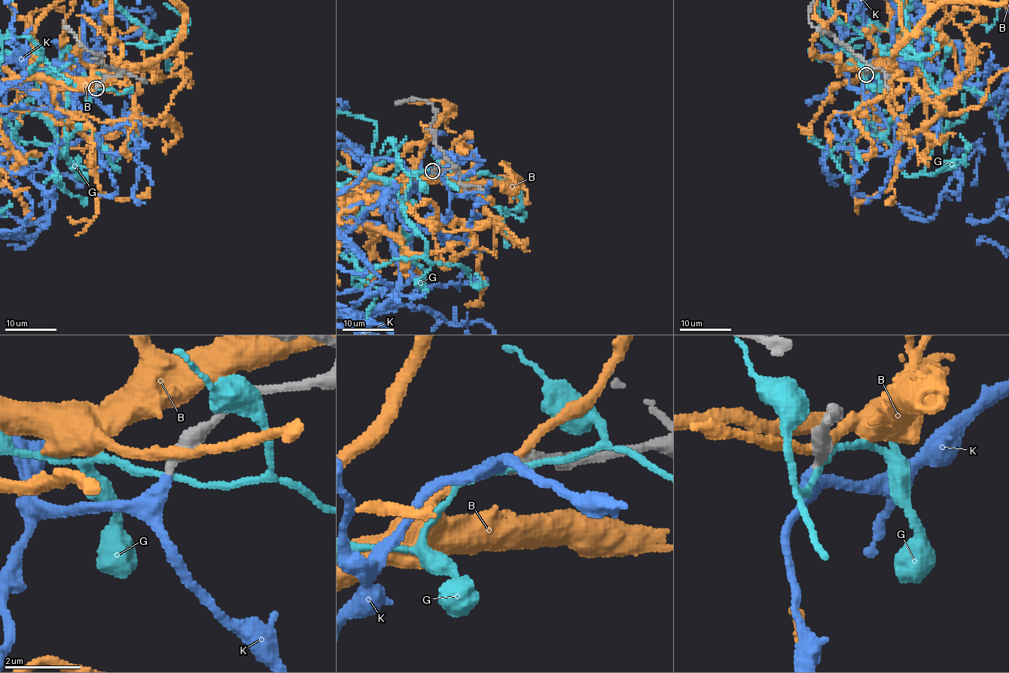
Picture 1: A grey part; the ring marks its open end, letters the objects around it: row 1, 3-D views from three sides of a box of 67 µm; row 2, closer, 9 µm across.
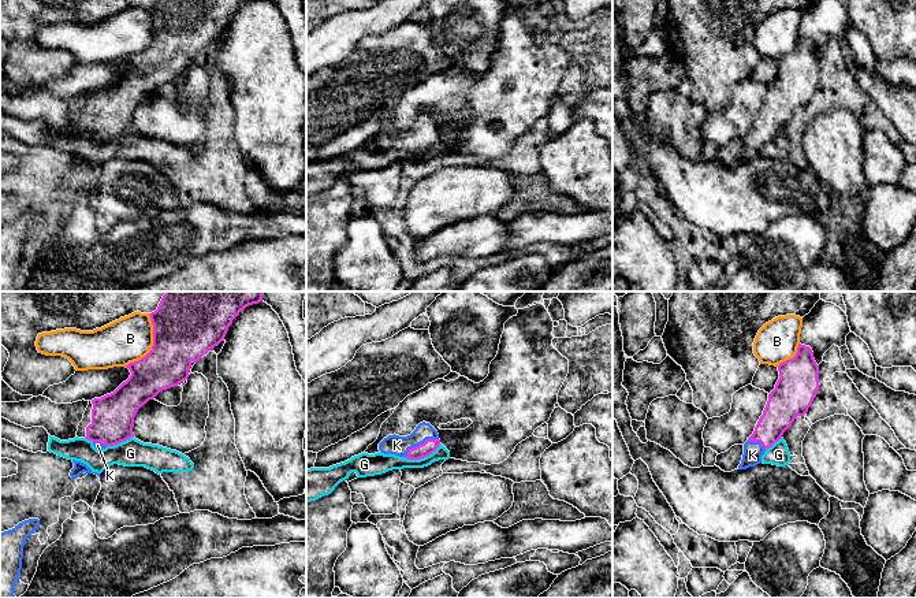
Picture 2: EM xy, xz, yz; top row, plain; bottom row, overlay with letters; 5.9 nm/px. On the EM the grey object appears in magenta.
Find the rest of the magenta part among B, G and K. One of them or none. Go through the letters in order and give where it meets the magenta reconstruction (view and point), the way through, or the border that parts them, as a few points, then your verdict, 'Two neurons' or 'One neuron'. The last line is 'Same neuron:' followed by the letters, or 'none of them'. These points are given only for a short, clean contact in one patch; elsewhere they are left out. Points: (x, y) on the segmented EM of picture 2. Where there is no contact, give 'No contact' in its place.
B: Touches magenta at xy (153, 345). Two neurons
G: Touches magenta at xz (421, 457). Boundary: xz (440, 444), (423, 457), (403, 457). Two neurons
K: Touches magenta at xz (421, 444). Path across: xz (429, 445), (421, 444), (397, 445). One neuron
Same neuron: K

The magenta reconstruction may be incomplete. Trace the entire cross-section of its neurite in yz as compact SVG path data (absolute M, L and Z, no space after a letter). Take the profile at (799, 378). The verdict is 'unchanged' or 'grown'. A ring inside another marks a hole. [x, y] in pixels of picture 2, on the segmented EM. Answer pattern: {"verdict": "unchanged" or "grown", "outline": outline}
{"verdict": "grown", "outline": "M798 343L796 356L781 363L778 371L775 389L768 394L753 434L744 443L738 469L760 464L764 452L782 439L797 416L808 412L819 391L819 365L809 346Z"}

